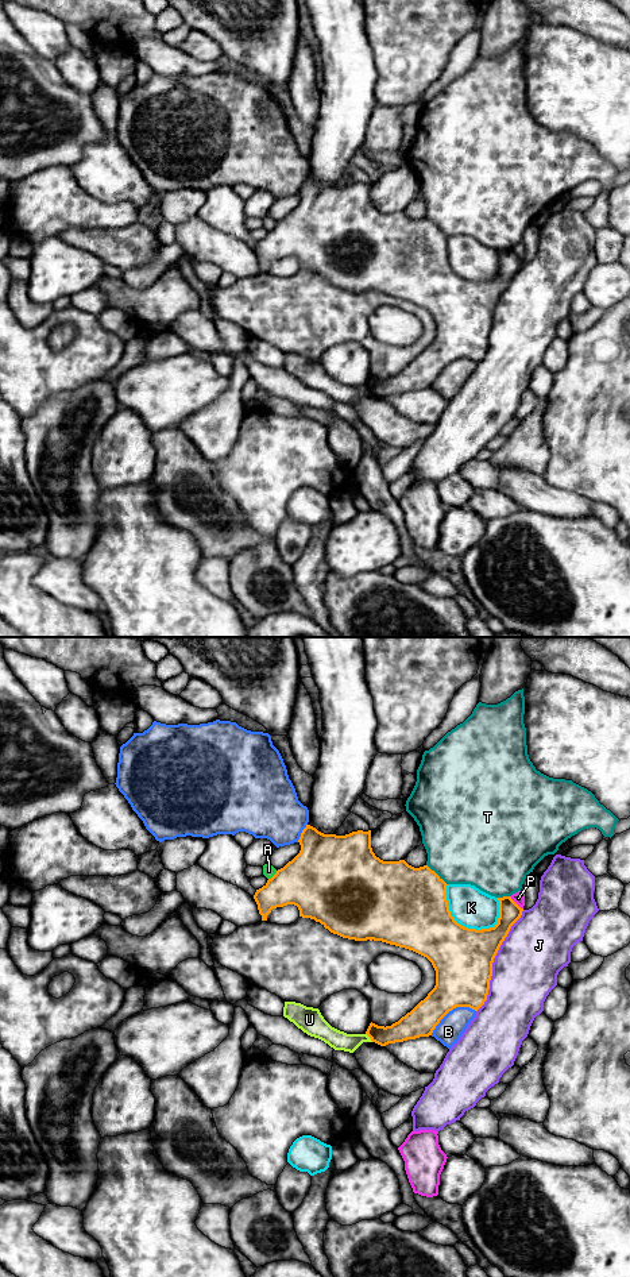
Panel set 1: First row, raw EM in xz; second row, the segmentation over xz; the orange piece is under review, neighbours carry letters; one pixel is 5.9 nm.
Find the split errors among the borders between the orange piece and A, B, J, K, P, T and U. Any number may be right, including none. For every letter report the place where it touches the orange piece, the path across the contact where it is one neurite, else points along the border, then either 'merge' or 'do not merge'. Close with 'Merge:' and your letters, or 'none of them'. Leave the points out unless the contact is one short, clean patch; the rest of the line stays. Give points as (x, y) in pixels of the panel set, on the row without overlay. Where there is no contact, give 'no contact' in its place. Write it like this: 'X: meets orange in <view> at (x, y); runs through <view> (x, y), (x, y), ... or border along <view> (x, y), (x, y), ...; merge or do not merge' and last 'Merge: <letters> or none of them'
A: meets orange in xz at (274, 227); border along xz (277, 223), (269, 231); do not merge
B: meets orange in xz at (451, 362); do not merge
J: meets orange in xz at (493, 313); do not merge
K: meets orange in xz at (459, 276); do not merge
P: meets orange in xz at (516, 255); do not merge
T: meets orange in xz at (437, 227); do not merge
U: meets orange in xz at (368, 388); border along xz (366, 385), (373, 393); do not merge
Merge: none of them

